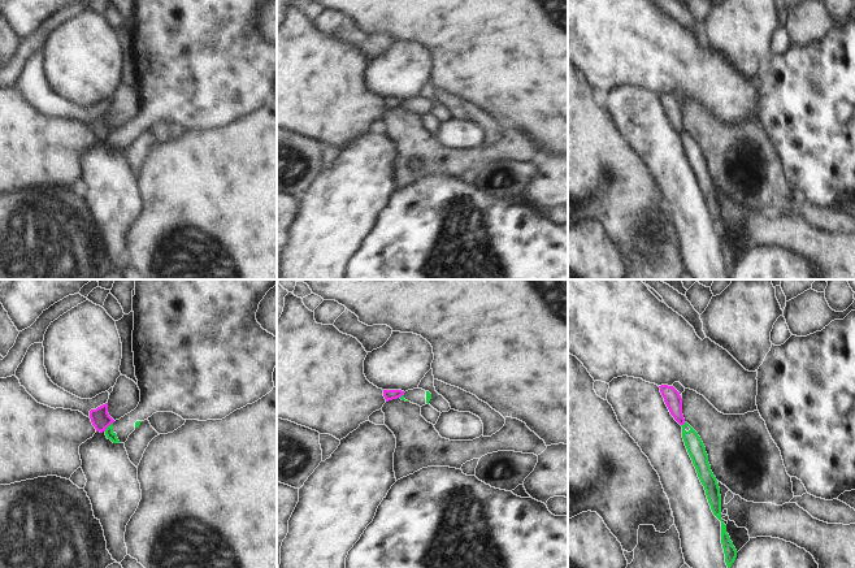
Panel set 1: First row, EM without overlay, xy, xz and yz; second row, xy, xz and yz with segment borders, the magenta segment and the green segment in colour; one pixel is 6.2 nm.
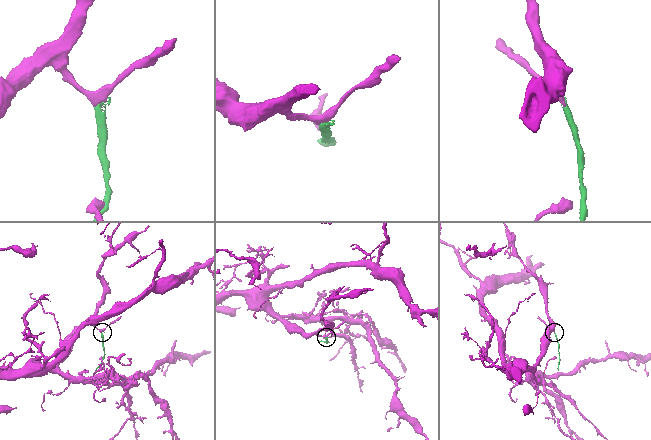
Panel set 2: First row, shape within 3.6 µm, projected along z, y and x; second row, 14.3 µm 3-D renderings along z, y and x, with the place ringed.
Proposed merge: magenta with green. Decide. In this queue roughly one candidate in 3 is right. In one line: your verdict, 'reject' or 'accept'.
reject

